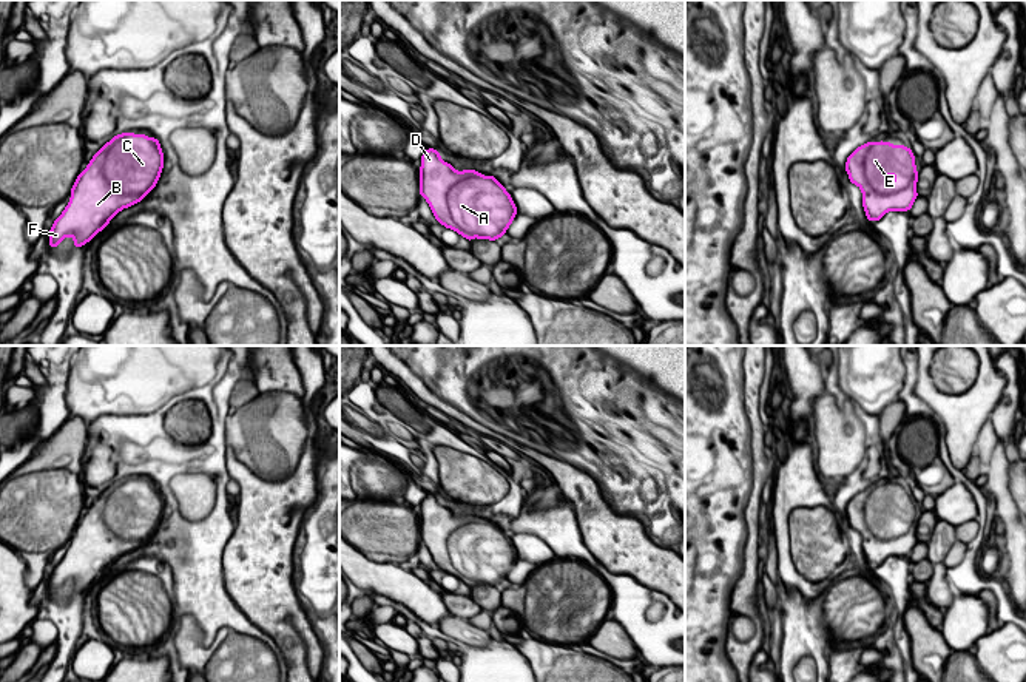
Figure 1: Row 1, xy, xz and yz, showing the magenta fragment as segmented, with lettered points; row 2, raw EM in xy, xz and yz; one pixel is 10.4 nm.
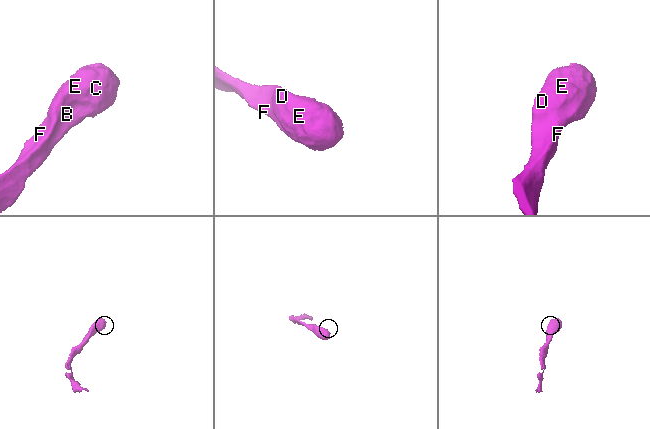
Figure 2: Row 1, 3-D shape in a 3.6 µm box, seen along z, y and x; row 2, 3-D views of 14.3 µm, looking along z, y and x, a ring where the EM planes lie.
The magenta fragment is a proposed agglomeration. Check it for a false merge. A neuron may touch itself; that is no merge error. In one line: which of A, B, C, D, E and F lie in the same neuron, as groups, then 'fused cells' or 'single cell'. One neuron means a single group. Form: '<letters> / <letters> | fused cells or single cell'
A B C D E F | single cell

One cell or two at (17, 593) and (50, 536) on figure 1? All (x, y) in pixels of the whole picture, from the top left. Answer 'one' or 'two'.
two

